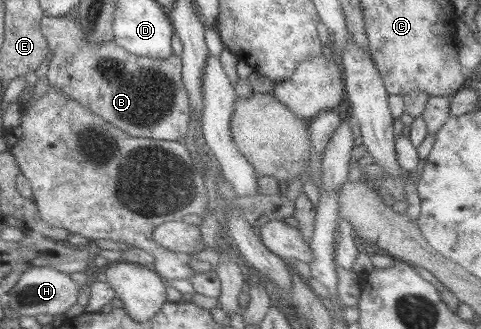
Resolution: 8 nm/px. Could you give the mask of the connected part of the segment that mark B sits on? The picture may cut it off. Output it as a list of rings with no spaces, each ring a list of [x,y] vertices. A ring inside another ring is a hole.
[[[46,16],[41,21],[41,29],[48,41],[51,60],[46,73],[50,87],[56,87],[66,97],[70,97],[91,110],[105,122],[113,124],[132,137],[149,140],[182,141],[187,136],[192,121],[190,97],[182,80],[182,56],[171,54],[166,58],[152,58],[129,53],[114,39],[104,44],[88,44],[81,29],[78,16]]]

